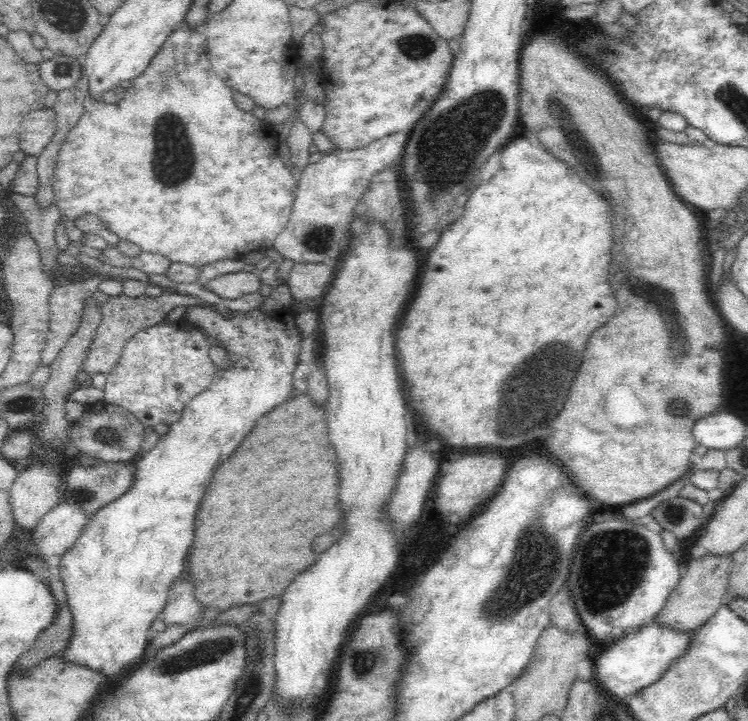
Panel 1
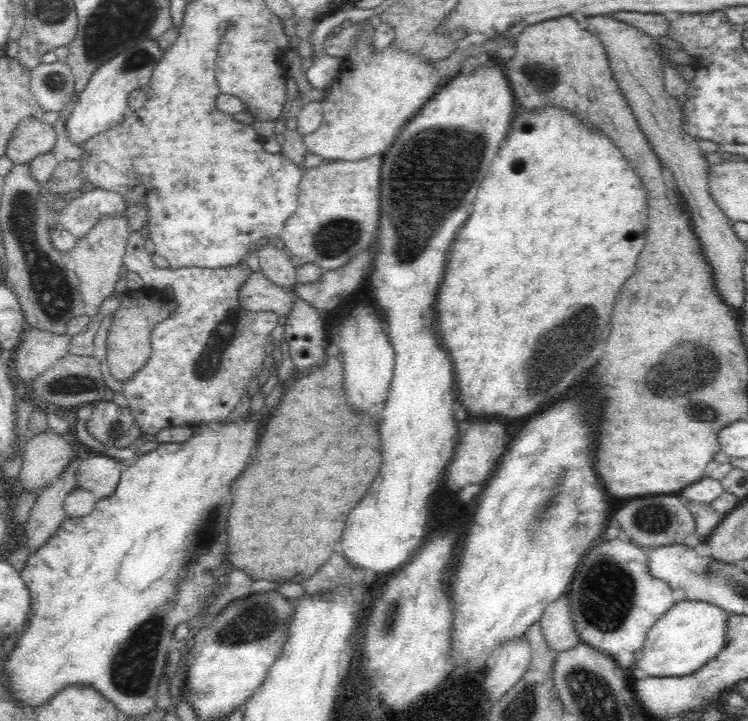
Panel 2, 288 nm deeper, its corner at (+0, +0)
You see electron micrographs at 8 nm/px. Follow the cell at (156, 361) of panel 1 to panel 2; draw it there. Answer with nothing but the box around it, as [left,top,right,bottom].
[70,230,278,468]

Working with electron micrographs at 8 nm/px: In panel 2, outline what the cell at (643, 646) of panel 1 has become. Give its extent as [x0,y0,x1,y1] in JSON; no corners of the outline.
[628,602,730,678]

